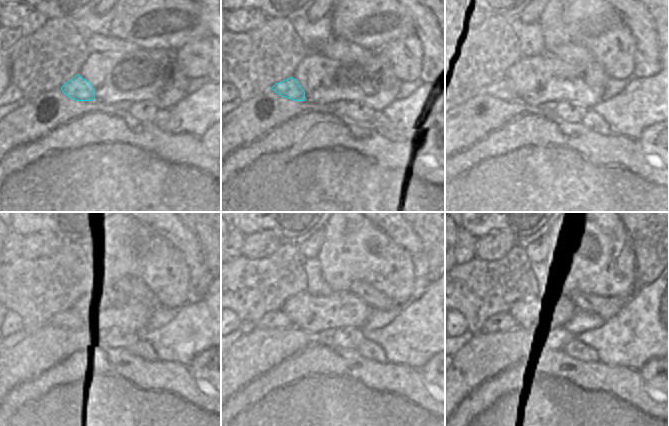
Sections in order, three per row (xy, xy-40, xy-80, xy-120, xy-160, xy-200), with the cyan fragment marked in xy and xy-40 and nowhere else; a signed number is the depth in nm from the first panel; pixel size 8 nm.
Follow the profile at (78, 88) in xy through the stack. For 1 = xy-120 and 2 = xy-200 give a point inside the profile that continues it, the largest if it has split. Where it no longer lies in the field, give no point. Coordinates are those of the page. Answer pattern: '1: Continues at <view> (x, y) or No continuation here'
1: Continues at xy-120 (63, 319)
2: Continues at xy-200 (502, 321)

